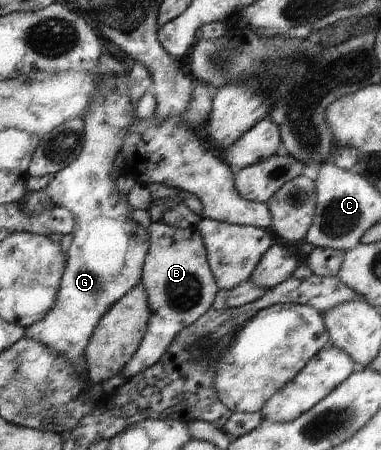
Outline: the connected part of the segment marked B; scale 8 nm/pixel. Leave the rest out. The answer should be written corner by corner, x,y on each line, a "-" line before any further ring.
154,221
151,226
147,226
147,230
150,243
140,282
147,292
151,318
137,352
120,372
127,381
161,361
161,356
165,354
177,334
191,326
211,308
220,289
212,275
202,236
196,229
186,234
184,229
169,226
162,221

